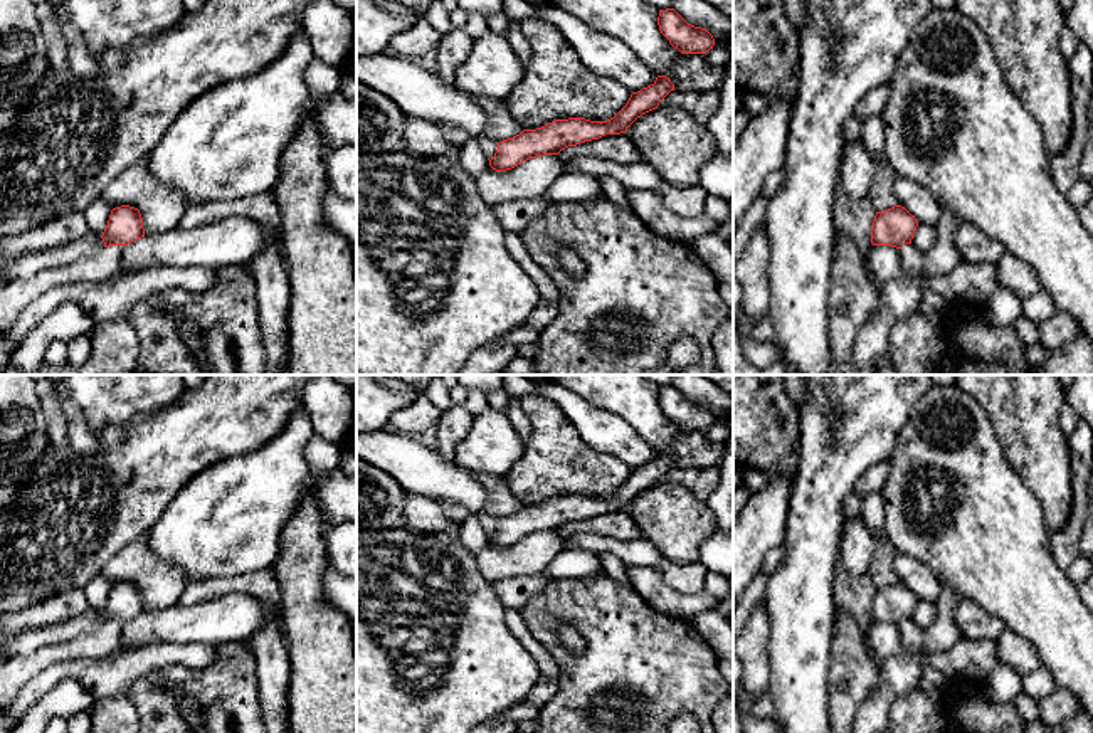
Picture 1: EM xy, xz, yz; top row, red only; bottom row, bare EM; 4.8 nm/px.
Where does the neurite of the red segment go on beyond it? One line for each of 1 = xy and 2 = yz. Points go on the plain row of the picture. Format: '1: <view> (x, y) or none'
1: xy (24, 643)
2: none

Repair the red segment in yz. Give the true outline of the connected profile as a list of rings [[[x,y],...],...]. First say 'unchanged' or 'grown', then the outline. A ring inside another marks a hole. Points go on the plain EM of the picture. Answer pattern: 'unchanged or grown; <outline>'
unchanged; [[[901,582],[876,588],[871,605],[871,620],[901,625],[903,622],[911,620],[916,604],[918,597],[915,592]]]

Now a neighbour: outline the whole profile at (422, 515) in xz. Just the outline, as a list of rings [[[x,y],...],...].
[[[407,493],[404,501],[404,528],[415,533],[447,533],[459,536],[459,525],[449,519],[437,499]]]

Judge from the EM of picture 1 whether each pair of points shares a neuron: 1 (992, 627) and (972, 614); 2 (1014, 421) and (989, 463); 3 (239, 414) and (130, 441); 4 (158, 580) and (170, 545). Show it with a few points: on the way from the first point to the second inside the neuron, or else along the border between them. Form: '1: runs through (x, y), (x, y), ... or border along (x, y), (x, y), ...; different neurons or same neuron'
1: runs through (987, 627), (977, 619); same neuron
2: border along (981, 407), (1008, 463), (1019, 476); different neurons
3: runs through (212, 422), (179, 441), (157, 441); same neuron
4: border along (145, 535), (150, 548), (174, 564), (189, 582); different neurons

